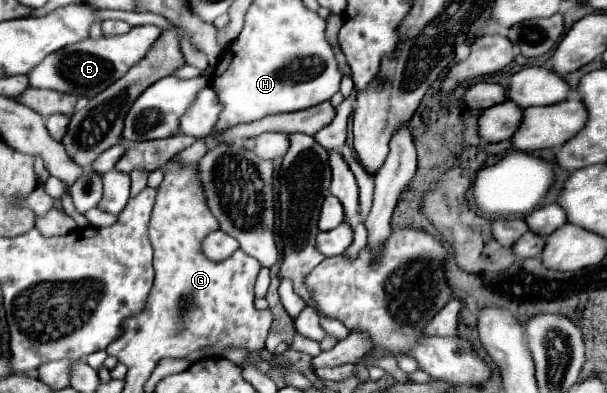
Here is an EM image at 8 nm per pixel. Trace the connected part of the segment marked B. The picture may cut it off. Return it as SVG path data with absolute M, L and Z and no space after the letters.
M141 25L133 27L125 35L115 37L99 37L99 39L85 39L81 43L75 43L71 47L65 47L57 53L51 53L47 59L43 59L41 65L37 65L31 73L31 87L43 87L43 89L57 89L75 93L79 97L95 97L103 89L107 89L111 83L121 79L143 55L147 55L151 43L159 39L159 33L163 33L155 25Z

